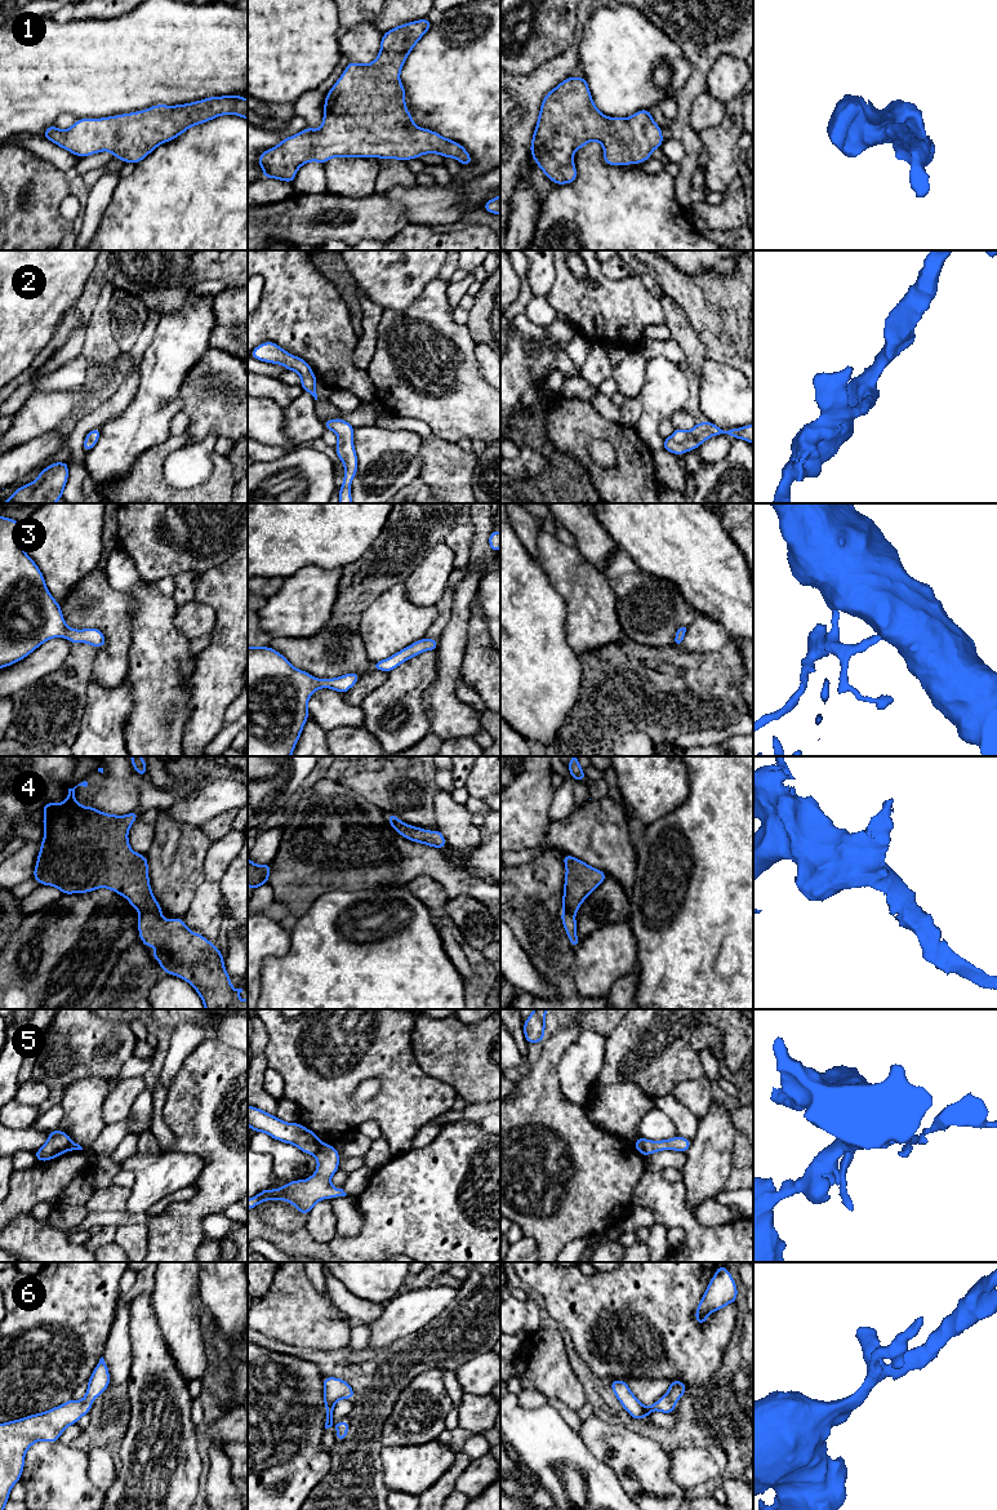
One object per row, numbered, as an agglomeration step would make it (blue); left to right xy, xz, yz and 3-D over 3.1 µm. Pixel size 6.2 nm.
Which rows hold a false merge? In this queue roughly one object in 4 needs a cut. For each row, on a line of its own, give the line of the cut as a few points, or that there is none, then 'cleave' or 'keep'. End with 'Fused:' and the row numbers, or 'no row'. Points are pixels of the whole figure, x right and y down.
1: no cut | keep
2: no cut | keep
3: no cut | keep
4: no cut | keep
5: xz (323, 1144), (315, 1155) | cleave
6: no cut | keep
Fused: 5

